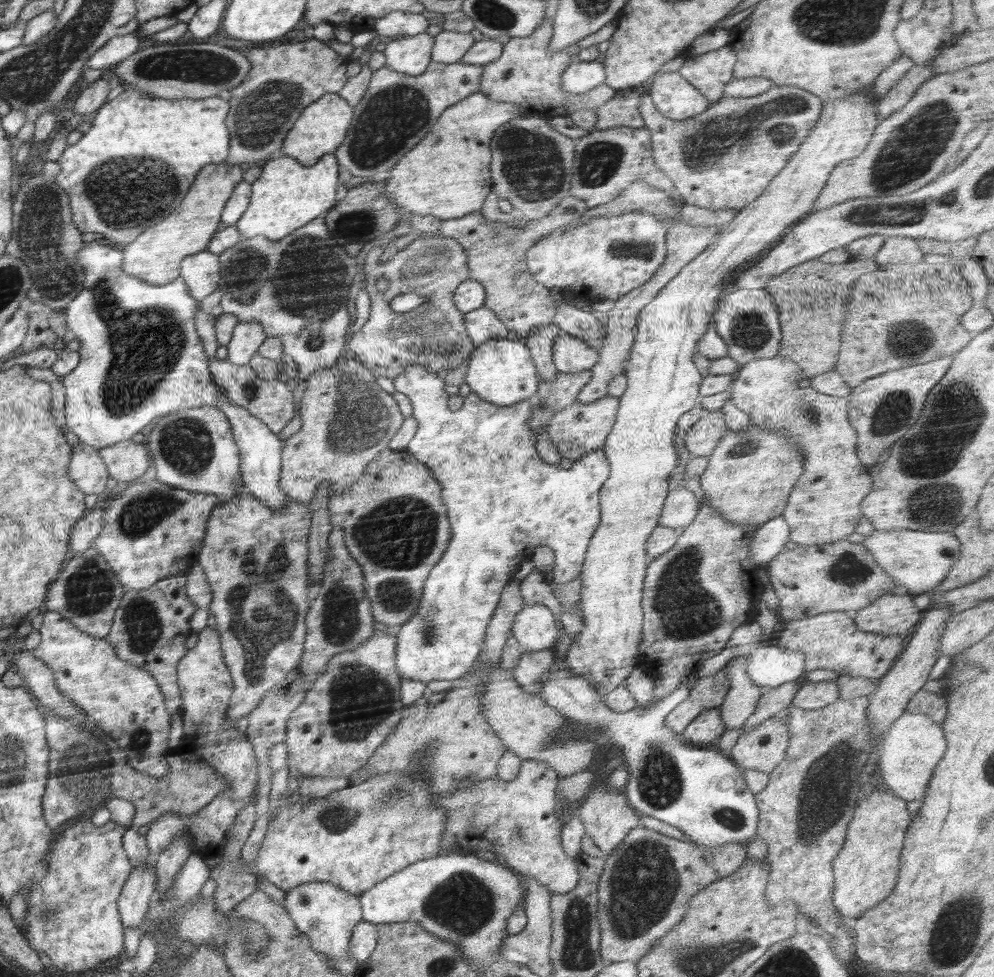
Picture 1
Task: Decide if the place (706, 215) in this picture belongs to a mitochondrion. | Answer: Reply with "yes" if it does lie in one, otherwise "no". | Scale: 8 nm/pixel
no

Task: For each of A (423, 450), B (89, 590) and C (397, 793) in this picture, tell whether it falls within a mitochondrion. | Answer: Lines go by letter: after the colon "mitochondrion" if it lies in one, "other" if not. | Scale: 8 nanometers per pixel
A: other
B: mitochondrion
C: mitochondrion

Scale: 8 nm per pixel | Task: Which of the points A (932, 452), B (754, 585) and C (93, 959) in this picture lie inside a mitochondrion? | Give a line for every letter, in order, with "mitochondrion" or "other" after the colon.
A: mitochondrion
B: other
C: other

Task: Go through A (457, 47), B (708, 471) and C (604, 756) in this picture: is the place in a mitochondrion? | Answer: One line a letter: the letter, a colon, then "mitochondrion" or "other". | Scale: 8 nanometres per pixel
A: other
B: other
C: other

